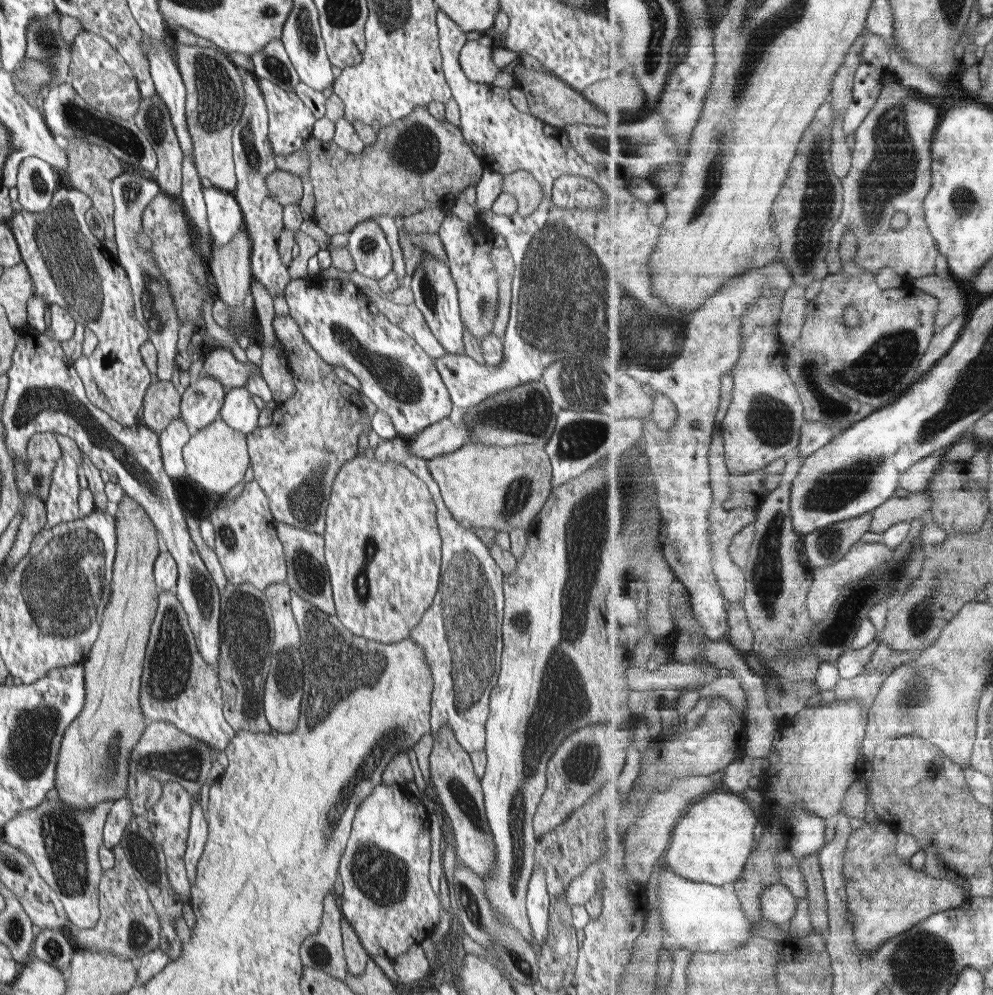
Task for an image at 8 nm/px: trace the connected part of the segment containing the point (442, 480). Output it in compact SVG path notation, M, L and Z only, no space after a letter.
M468 442L450 454L430 460L428 471L438 483L441 497L453 519L468 524L472 530L487 528L490 531L509 533L514 528L529 529L551 492L552 466L545 449L535 444L502 447Z

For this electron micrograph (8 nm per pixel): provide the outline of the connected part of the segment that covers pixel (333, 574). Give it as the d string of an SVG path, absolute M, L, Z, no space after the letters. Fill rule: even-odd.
M356 456L338 471L332 485L330 502L326 509L326 528L323 534L325 542L325 559L327 571L330 573L332 592L334 592L334 606L336 606L336 618L343 624L346 630L352 632L353 637L378 640L379 643L390 644L409 638L412 629L417 626L426 610L430 609L434 597L438 592L441 569L441 536L437 527L437 508L433 501L427 484L420 480L410 469L406 469L402 462L392 460L389 463L380 462L376 456L370 460L366 456Z

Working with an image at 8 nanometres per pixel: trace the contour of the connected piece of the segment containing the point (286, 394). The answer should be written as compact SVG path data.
M264 340L258 343L262 349L260 360L261 376L272 391L272 400L276 403L289 401L296 393L295 377L287 366L280 363L276 348L264 347Z

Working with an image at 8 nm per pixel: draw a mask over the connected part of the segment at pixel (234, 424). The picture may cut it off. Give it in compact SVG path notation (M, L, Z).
M245 387L226 391L219 416L230 428L247 435L258 427L258 414L260 410Z

